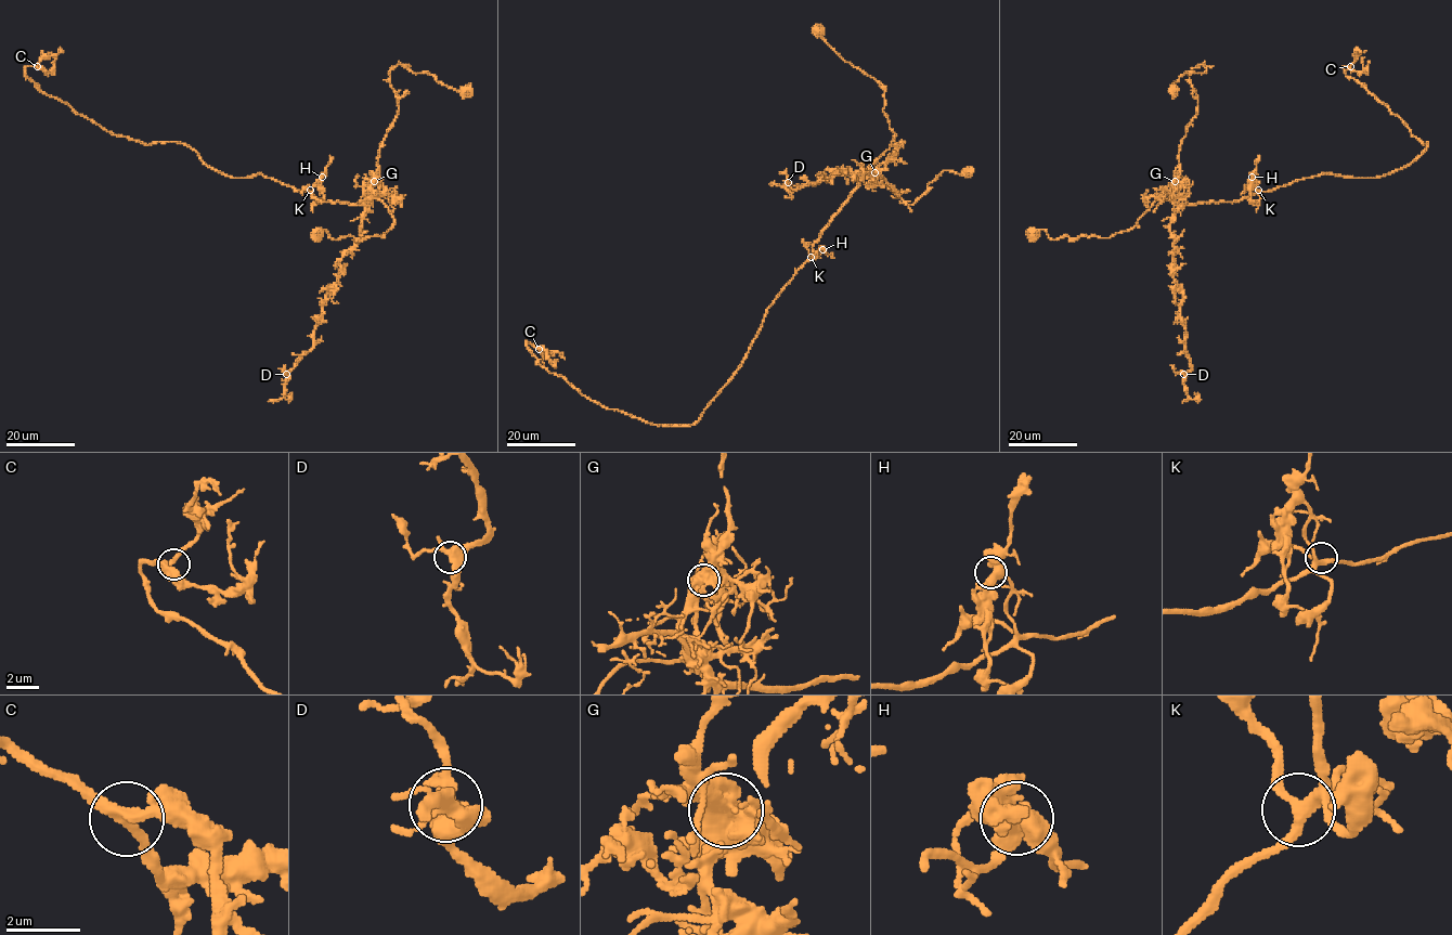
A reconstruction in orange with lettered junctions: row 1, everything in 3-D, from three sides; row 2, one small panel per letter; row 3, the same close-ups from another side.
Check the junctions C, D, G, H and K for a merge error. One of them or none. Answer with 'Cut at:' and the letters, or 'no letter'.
Cut at: G

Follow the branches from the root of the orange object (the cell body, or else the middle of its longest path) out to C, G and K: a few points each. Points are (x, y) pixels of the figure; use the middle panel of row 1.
C: (818, 30), (884, 90), (896, 137), (701, 417), (655, 425), (606, 408), (542, 366), (526, 342), (539, 349)
G: (818, 30), (818, 35), (846, 62), (871, 76), (884, 90), (883, 112), (896, 137), (871, 166), (876, 172)
K: (818, 30), (846, 62), (884, 90), (883, 112), (896, 137), (813, 245), (811, 257)

